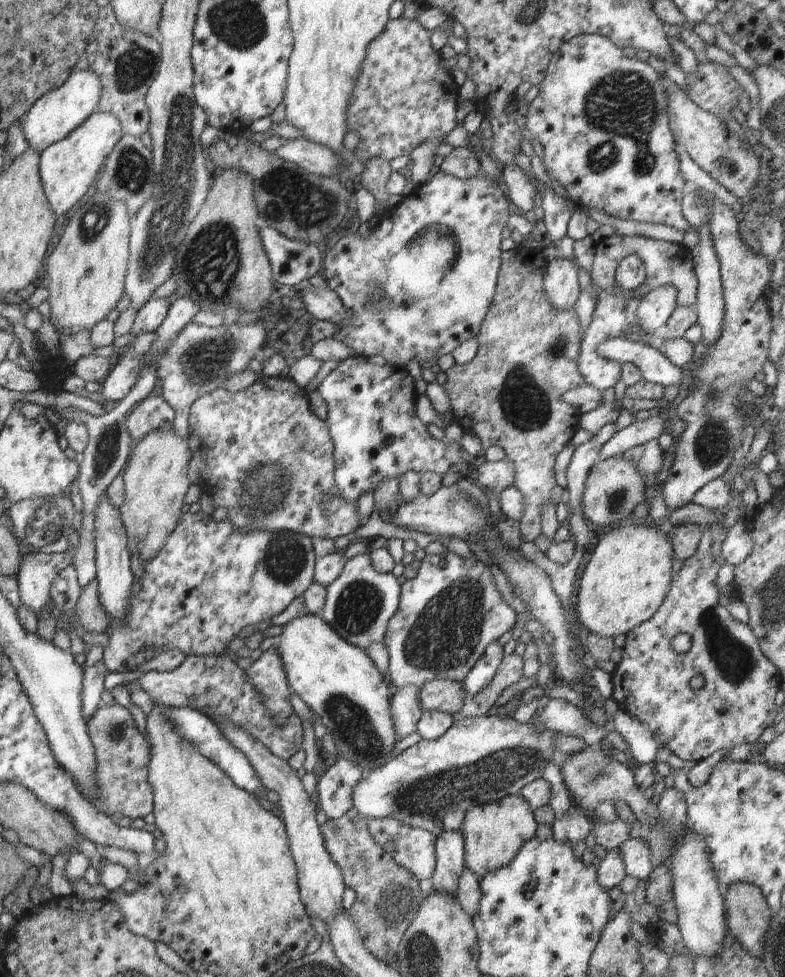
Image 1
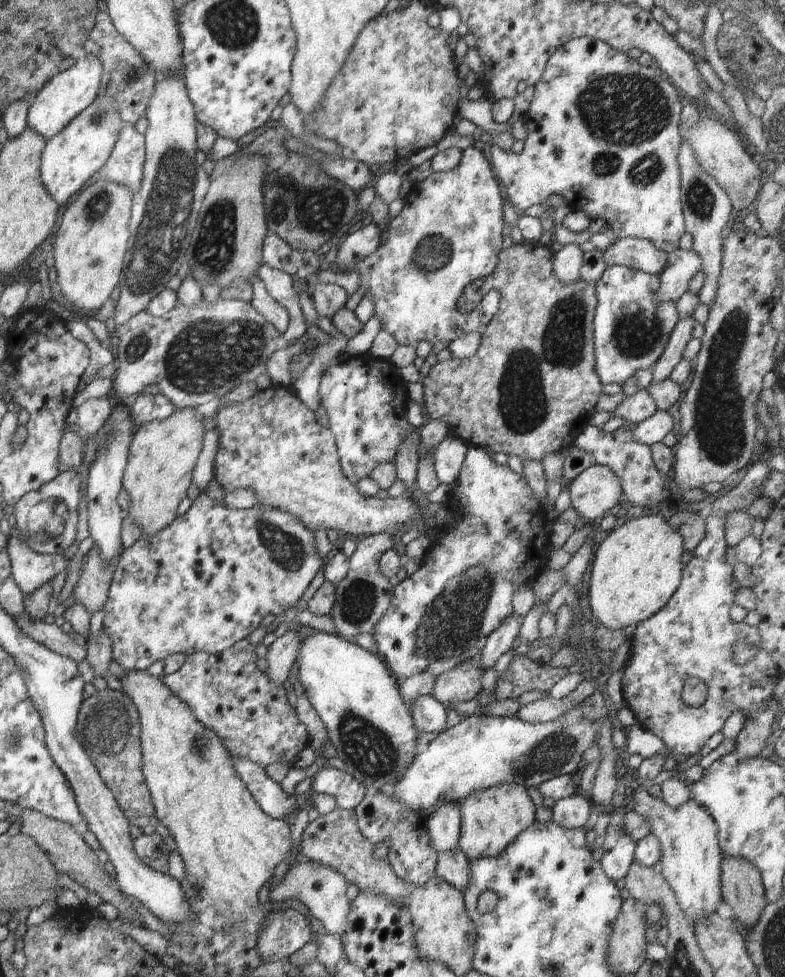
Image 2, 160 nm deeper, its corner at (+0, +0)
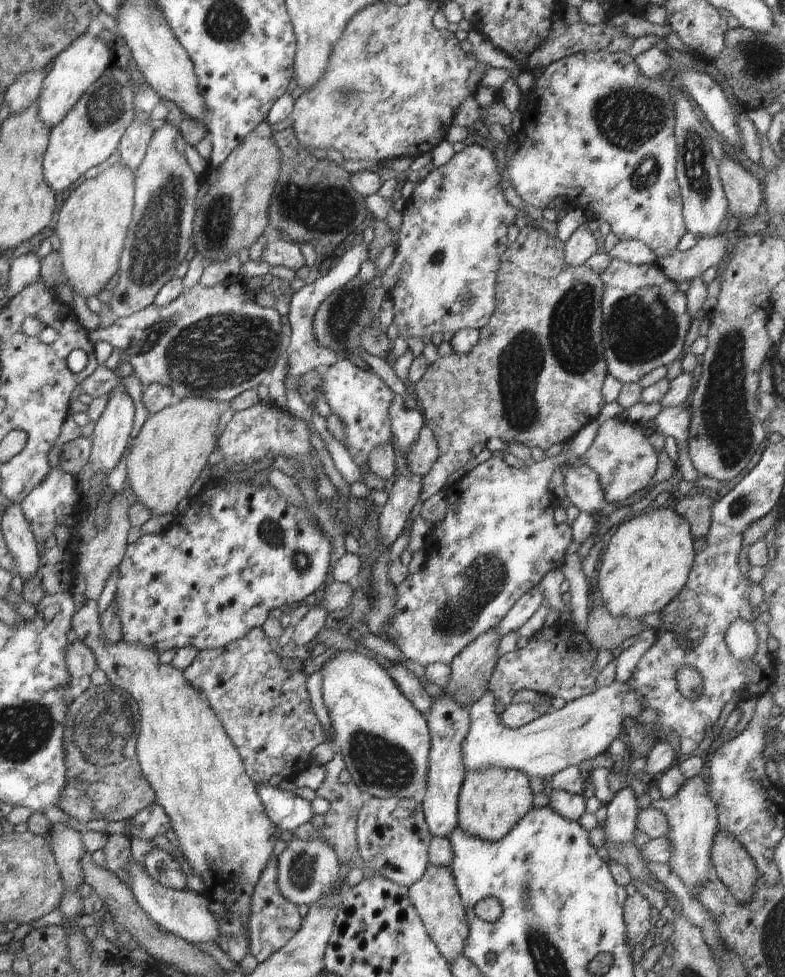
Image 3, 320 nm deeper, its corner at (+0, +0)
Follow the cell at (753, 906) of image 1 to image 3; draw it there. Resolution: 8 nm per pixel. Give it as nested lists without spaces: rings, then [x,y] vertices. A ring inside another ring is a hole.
[[[718,826],[709,854],[718,878],[731,895],[739,903],[752,899],[756,882],[761,880],[760,874],[752,857],[738,839],[720,830]]]

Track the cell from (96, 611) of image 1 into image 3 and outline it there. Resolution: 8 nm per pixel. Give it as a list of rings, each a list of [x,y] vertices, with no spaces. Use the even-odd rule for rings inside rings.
[[[127,476],[122,493],[115,495],[109,502],[106,526],[87,544],[77,548],[77,571],[80,577],[82,576],[82,578],[86,579],[87,585],[83,593],[90,600],[98,602],[107,578],[112,572],[117,570],[125,555],[128,546],[126,538],[128,538],[128,533],[132,528],[131,522],[129,521],[129,510],[134,503],[138,502],[139,500],[131,489],[131,484]]]

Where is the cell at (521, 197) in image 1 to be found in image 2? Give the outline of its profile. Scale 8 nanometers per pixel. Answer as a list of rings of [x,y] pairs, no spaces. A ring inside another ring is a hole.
[[[587,37],[568,40],[566,44],[556,48],[546,64],[540,81],[534,86],[534,99],[532,100],[527,114],[525,124],[528,128],[528,136],[524,142],[523,151],[520,153],[504,154],[504,150],[492,144],[492,162],[498,174],[497,180],[503,188],[506,199],[514,205],[521,214],[531,206],[541,204],[552,194],[562,196],[570,206],[571,211],[582,210],[592,220],[604,220],[614,235],[618,238],[637,237],[650,240],[654,246],[658,246],[663,252],[673,252],[679,248],[680,238],[686,233],[685,217],[681,204],[681,173],[678,163],[679,150],[683,143],[680,131],[681,112],[685,99],[678,89],[670,82],[660,76],[655,66],[641,66],[637,60],[629,58],[626,53],[620,52],[602,42]]]

